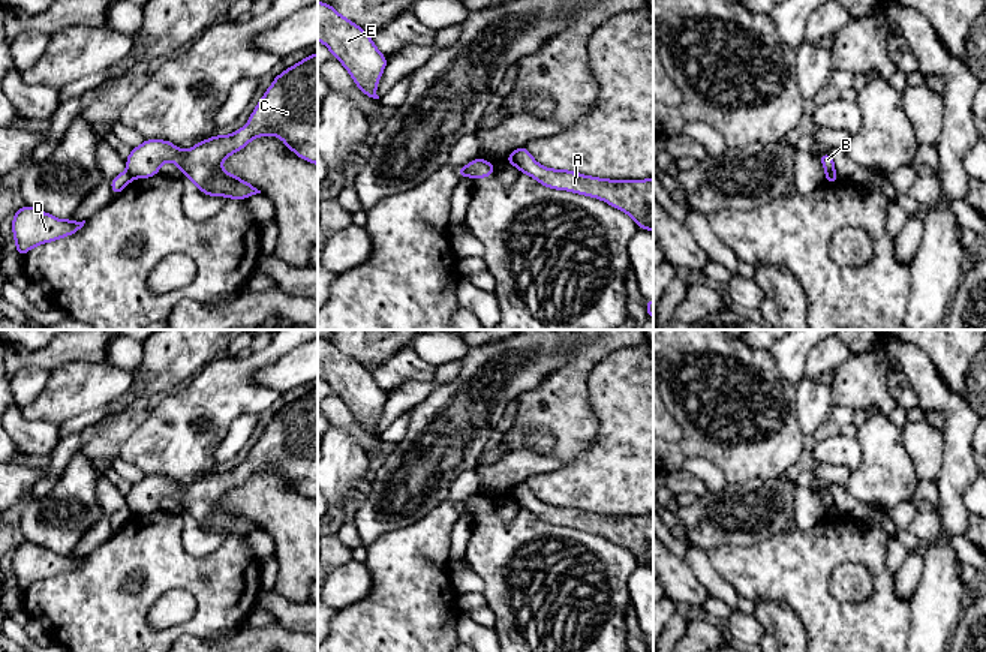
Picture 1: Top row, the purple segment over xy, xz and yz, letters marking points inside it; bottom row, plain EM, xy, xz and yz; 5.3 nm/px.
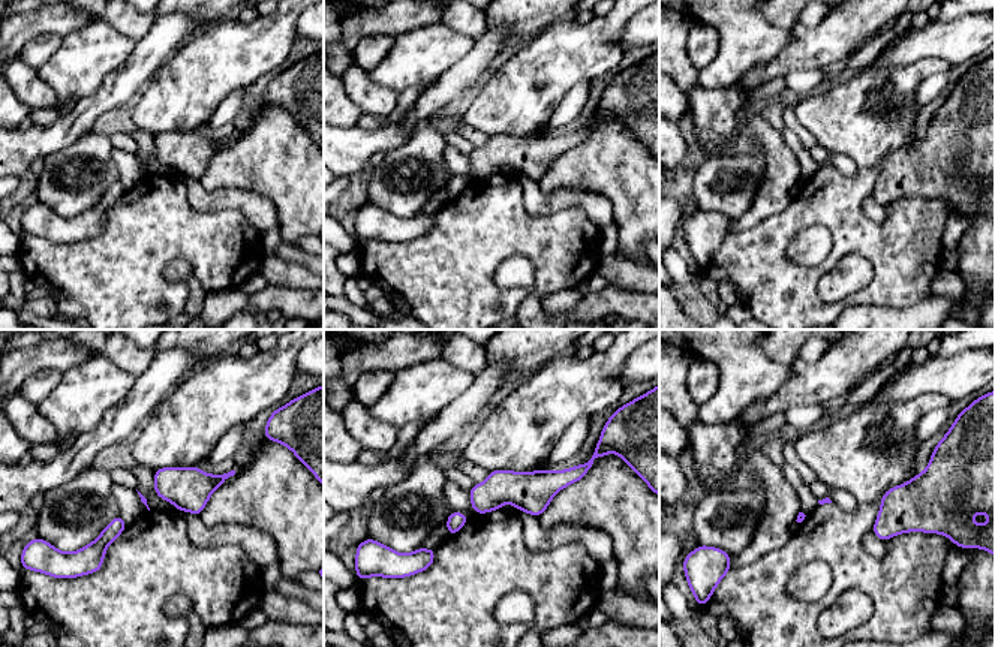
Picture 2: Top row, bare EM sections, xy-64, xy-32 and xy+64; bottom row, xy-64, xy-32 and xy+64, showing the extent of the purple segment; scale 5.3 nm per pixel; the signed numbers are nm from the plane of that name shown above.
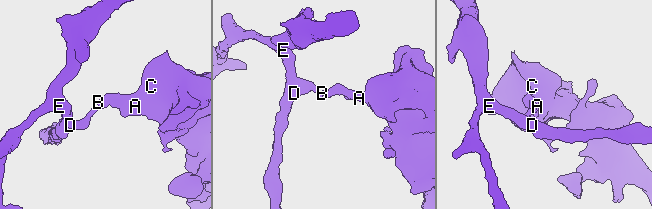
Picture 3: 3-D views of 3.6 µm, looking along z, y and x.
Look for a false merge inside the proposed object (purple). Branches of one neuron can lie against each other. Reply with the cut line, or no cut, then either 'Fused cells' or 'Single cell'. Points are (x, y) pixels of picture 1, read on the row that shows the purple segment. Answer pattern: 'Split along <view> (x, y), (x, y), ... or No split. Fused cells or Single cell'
Split along xy (128, 170), (134, 177). Fused cells

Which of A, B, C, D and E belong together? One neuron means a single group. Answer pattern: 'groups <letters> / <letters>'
groups A B C / D E

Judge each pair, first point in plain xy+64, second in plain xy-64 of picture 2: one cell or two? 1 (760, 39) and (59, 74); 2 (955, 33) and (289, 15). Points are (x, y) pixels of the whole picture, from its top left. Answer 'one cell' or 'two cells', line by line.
1: one cell
2: two cells

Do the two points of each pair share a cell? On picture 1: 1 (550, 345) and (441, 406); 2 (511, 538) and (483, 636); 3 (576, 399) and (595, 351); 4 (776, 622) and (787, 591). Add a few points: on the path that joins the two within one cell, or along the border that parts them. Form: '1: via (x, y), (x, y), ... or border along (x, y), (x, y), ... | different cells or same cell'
1: via (523, 360), (495, 373), (468, 400) | same cell
2: border along (493, 628), (498, 636) | different cells
3: via (576, 387), (576, 370), (583, 363) | same cell
4: border along (754, 601), (785, 603), (803, 633) | different cells

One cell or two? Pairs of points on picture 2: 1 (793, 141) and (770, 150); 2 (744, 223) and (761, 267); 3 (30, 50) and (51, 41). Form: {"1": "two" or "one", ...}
{"1": "two", "2": "two", "3": "one"}

